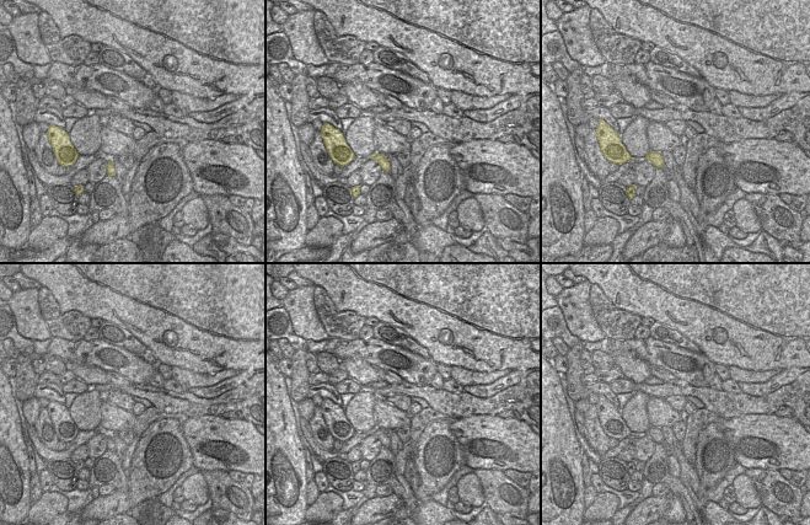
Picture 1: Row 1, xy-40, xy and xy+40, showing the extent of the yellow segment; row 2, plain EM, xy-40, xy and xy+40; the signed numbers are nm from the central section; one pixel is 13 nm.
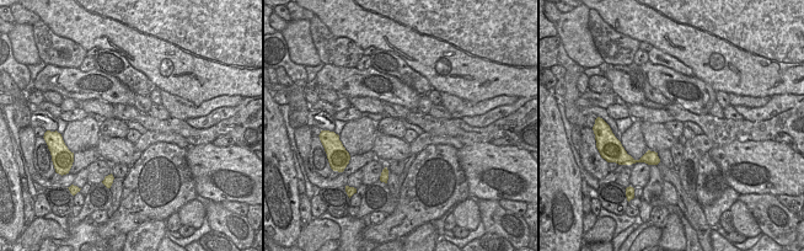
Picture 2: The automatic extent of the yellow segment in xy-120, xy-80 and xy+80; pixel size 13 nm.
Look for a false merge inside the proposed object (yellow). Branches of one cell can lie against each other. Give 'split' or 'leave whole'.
leave whole

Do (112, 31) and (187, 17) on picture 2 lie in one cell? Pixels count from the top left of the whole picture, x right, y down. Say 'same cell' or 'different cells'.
same cell

